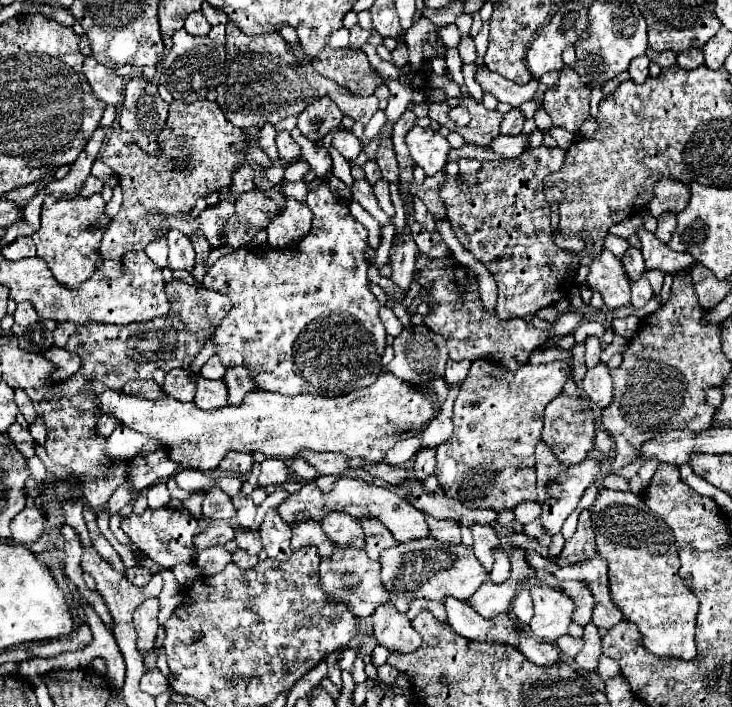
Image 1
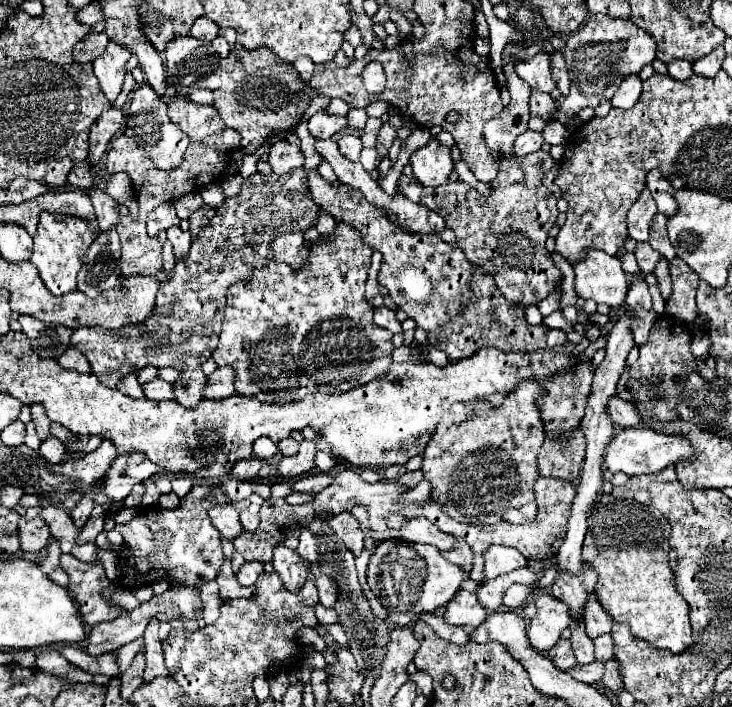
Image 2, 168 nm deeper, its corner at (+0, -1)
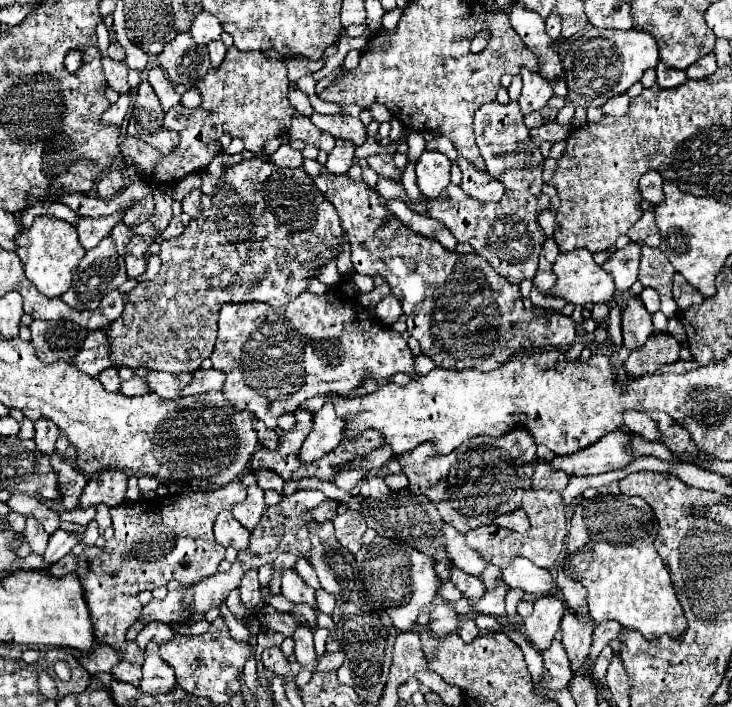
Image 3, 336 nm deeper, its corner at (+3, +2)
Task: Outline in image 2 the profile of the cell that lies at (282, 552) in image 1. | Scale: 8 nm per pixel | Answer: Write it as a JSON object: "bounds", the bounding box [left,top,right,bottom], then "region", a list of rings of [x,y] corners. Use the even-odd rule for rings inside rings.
{"bounds":[273,541,305,591],"region":[[[283,541],[277,543],[277,547],[273,549],[273,569],[279,573],[285,589],[289,587],[289,591],[299,591],[305,583],[305,561],[297,555],[295,549],[287,547]]]}

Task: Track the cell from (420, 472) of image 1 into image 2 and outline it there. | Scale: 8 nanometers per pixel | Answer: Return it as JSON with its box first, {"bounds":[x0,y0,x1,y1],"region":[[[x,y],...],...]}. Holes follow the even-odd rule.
{"bounds":[399,469,423,487],"region":[[[417,469],[417,471],[405,471],[399,477],[399,483],[403,483],[405,487],[415,487],[419,481],[423,481],[423,471],[421,469]]]}

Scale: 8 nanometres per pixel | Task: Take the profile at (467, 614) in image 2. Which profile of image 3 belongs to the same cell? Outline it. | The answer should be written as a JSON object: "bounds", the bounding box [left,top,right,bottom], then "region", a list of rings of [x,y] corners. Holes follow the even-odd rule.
{"bounds":[428,602,462,636],"region":[[[442,602],[434,608],[434,612],[430,614],[430,620],[428,620],[428,628],[438,636],[448,636],[450,632],[454,632],[458,626],[460,626],[462,618],[450,608],[448,602]]]}

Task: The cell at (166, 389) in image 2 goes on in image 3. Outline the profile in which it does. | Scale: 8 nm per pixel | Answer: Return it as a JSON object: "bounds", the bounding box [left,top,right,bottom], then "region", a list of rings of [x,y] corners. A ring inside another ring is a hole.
{"bounds":[118,376,150,396],"region":[[[134,376],[134,378],[126,380],[126,382],[122,382],[120,388],[118,388],[118,392],[122,392],[124,396],[142,396],[142,394],[150,392],[150,388],[148,388],[148,384],[146,384],[144,378]]]}

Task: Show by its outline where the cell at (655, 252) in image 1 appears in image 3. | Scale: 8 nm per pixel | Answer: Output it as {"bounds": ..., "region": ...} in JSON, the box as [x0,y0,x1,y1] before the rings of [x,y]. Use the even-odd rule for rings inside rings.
{"bounds":[602,242,640,292],"region":[[[630,242],[628,246],[616,250],[602,264],[602,268],[614,278],[616,290],[624,292],[624,290],[630,290],[630,286],[638,278],[638,262],[640,262],[640,244]]]}

